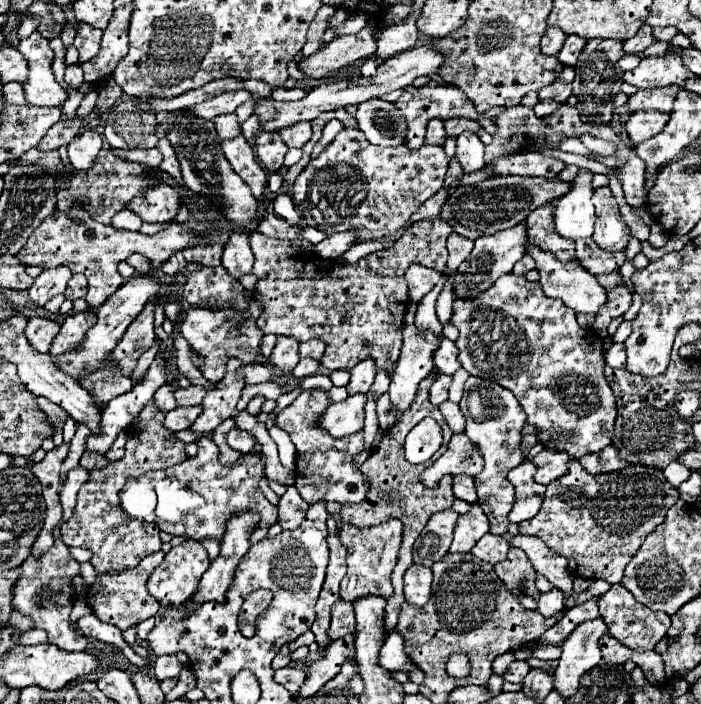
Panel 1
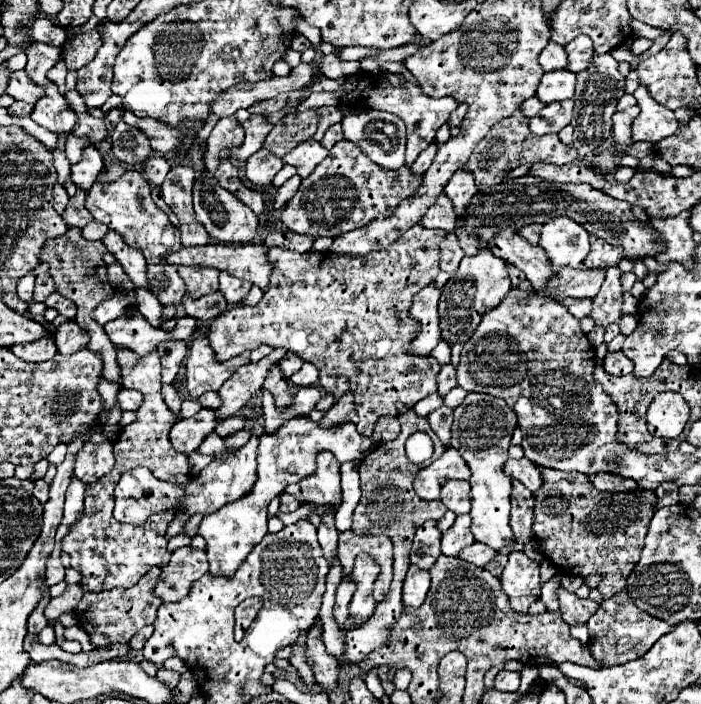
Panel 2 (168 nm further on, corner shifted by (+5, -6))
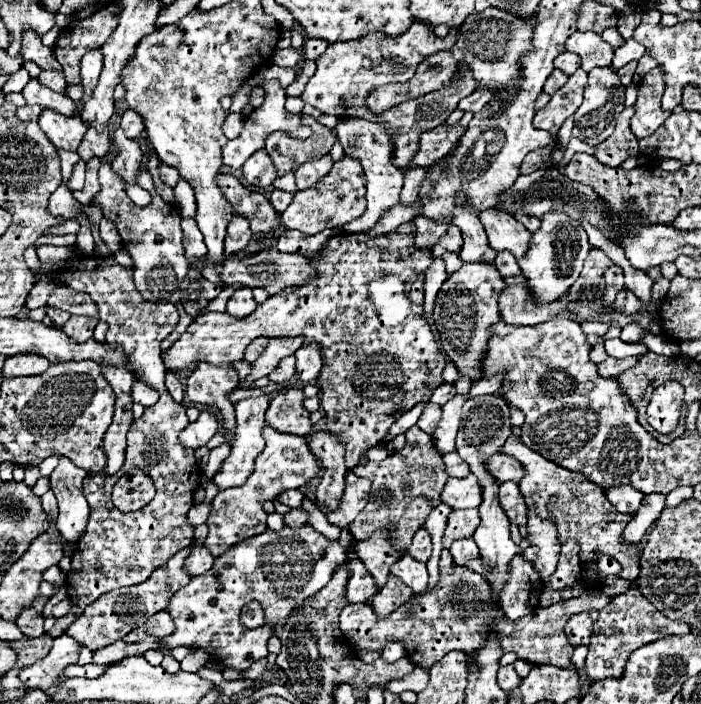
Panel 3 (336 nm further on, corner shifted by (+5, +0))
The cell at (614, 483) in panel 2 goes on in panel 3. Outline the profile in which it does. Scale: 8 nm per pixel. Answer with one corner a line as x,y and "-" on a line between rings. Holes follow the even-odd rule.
624,485
624,487
612,487
606,491
606,497
608,501
620,511
620,513
628,513
628,515
636,515
640,505
642,505
642,499
644,495
640,491
636,491
634,487
630,485

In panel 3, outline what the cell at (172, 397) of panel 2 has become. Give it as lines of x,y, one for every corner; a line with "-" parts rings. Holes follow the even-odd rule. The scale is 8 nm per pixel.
172,371
166,373
166,389
168,389
168,393
172,395
172,399
174,399
176,403
182,403
182,399
184,399
184,389
182,389
180,379
178,379

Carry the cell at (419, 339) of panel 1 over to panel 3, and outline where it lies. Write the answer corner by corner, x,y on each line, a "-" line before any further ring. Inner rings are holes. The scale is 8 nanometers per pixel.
434,259
434,263
426,271
426,281
424,281
424,313
426,313
426,317
432,315
436,293
440,291
442,283
446,281
446,277
448,277
448,273
446,273
444,261
442,259

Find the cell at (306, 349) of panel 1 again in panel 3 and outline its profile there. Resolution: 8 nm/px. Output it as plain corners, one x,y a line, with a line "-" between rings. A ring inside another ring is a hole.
290,355
290,357
282,359
282,361
276,365
276,369
268,375
268,379
270,379
270,381
274,381
274,383
282,383
282,381
290,379
290,377
294,375
294,371
296,371
294,363
296,363
294,355

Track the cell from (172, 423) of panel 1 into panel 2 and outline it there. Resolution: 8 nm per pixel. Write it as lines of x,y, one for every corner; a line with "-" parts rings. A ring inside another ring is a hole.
200,409
190,419
180,419
170,429
170,441
174,449
182,453
192,453
198,449
198,445
214,431
216,427
216,415
212,409

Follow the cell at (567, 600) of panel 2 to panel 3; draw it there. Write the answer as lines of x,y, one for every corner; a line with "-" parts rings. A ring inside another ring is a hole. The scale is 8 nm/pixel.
598,611
590,613
580,613
580,615
574,615
568,625
566,625
566,637
570,639
570,645
572,647
578,647
578,645
590,645
590,637
592,637
592,625
594,625
594,619
592,615
596,615
598,619

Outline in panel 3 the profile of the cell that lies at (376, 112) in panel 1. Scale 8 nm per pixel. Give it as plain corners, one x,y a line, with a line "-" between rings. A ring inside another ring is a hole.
342,119
342,121
338,121
334,131
344,149
344,155
358,159
362,165
362,171
366,175
366,189
368,189
366,211
358,219
344,225
346,233
358,233
358,231
362,231
362,227
374,227
378,223
378,217
382,217
382,213
386,213
386,209
392,209
394,205
400,203
404,171
392,163
392,151
394,151
392,137
386,133
384,125
364,121
364,119

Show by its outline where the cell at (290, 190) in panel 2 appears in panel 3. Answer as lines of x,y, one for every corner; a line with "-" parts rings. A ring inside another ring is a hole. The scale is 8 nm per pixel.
274,189
270,193
270,203
274,205
274,209
278,213
282,213
290,205
290,201
292,201
292,193
286,193
286,191
280,191
280,189

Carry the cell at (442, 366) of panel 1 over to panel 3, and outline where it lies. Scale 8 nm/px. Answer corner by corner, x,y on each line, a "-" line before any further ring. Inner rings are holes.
444,383
442,387
438,387
436,391
434,391
434,395
432,395
432,403
438,403
440,407
446,403
446,401
450,401
452,397
456,395
456,387
454,385
448,385
448,383

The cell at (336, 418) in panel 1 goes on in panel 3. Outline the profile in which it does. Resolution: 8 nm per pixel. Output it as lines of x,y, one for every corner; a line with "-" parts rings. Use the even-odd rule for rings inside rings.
268,425
264,427
262,433
266,439
266,447
256,457
254,471
248,477
248,481
242,487
230,487
230,489
220,491
212,501
212,511
210,511
210,517
206,521
210,533
204,541
204,545
214,557
220,557
226,549
236,545
238,541
244,541
244,539
250,539
254,535
264,533
266,513
262,509
262,503
268,499
274,499
278,493
282,493
286,489
298,489
298,487
306,485
320,471
318,461
312,455
312,451
308,449
304,437
278,433

